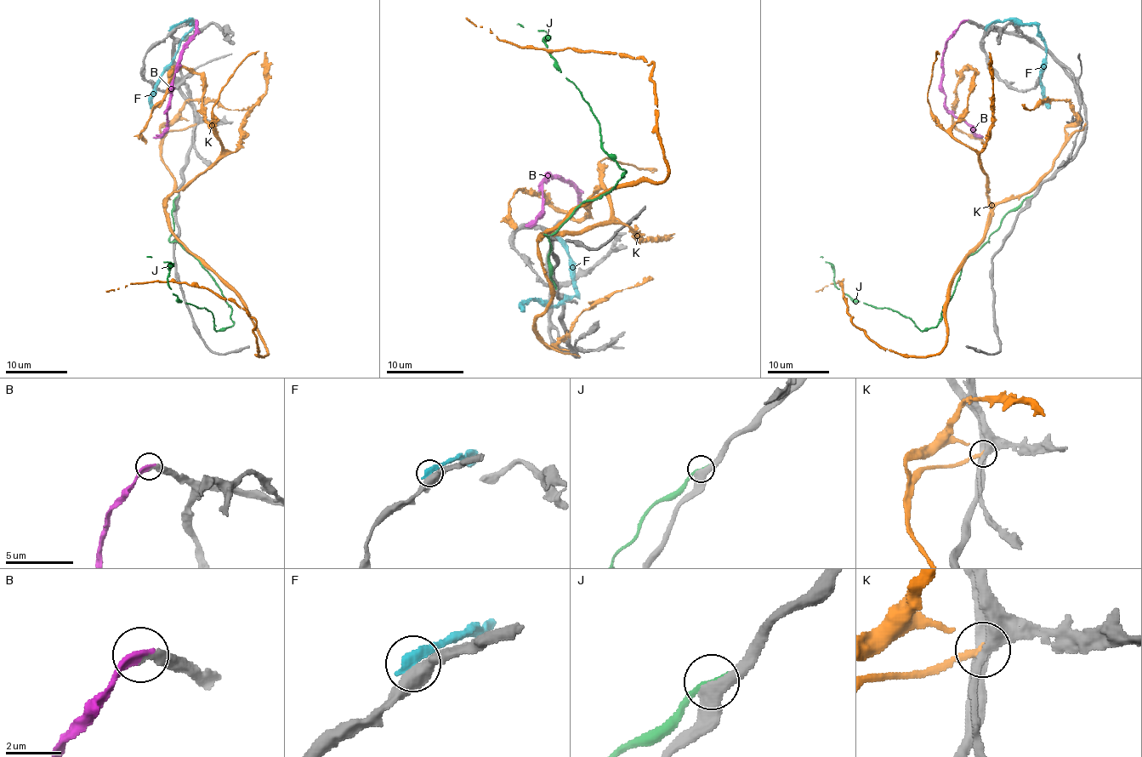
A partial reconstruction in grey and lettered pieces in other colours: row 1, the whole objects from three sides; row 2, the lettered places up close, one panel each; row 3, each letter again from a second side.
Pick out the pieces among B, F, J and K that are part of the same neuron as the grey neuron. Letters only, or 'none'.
B

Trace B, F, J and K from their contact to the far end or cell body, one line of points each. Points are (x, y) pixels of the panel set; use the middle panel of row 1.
B: (579, 205), (576, 191), (567, 182), (550, 176), (542, 184), (542, 211), (525, 226)
F: (548, 232), (571, 258), (575, 293), (559, 305), (550, 307), (531, 299), (521, 311)
J: (553, 284), (546, 234), (623, 168), (604, 150), (600, 124), (546, 33), (517, 24)
K: (576, 355), (536, 334), (552, 290), (538, 241), (575, 208), (661, 182), (654, 64), (521, 48), (465, 18)

